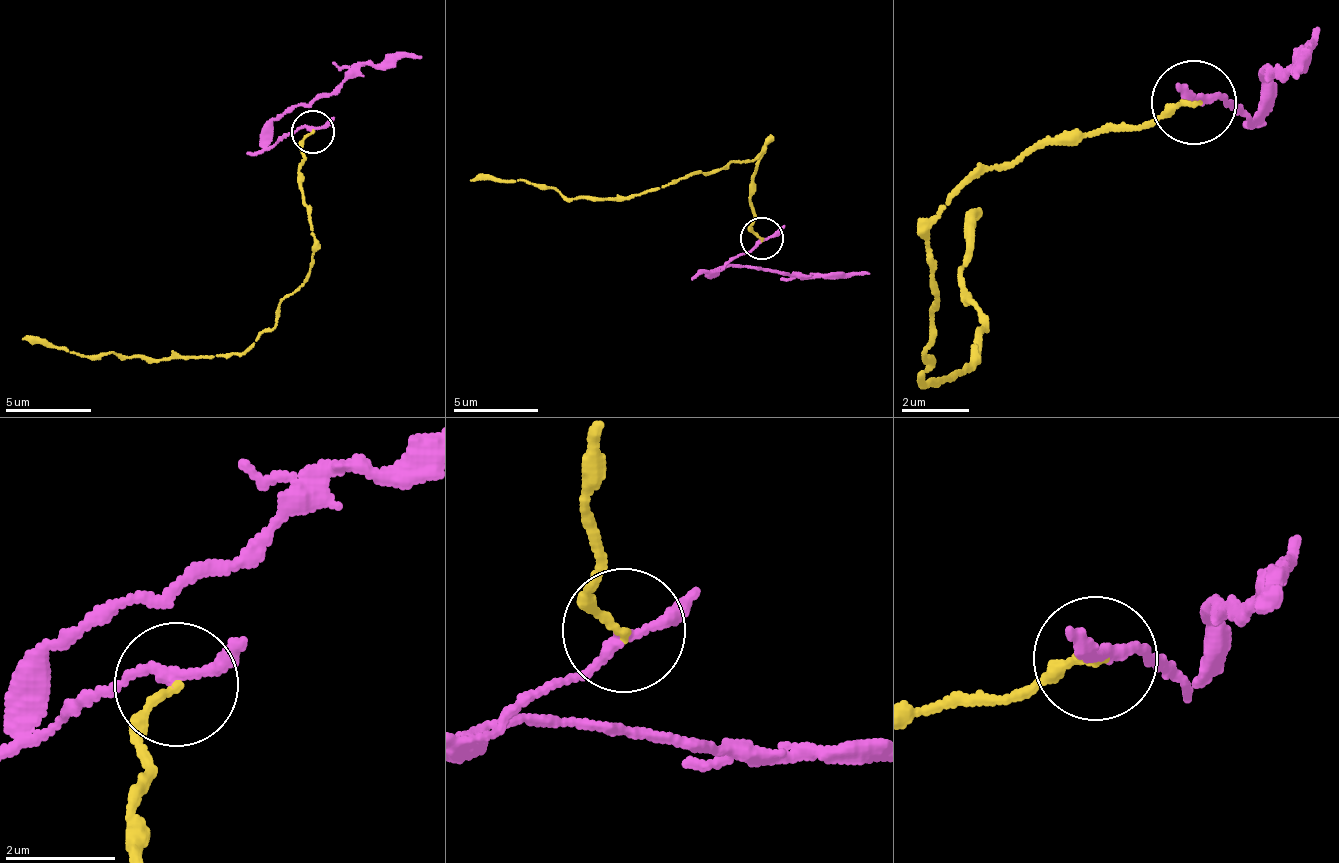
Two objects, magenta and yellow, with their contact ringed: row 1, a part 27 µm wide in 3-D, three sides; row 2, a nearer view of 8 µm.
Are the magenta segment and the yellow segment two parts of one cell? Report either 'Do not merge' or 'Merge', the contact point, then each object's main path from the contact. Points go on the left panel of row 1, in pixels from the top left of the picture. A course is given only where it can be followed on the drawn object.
Do not merge. Place: (313, 131). Course of magenta: (312, 132), (271, 135), (275, 119), (332, 96), (363, 64), (423, 56). Course of yellow: (312, 132), (298, 181), (315, 242), (311, 273), (285, 297), (272, 327), (238, 354), (158, 361), (21, 339)

